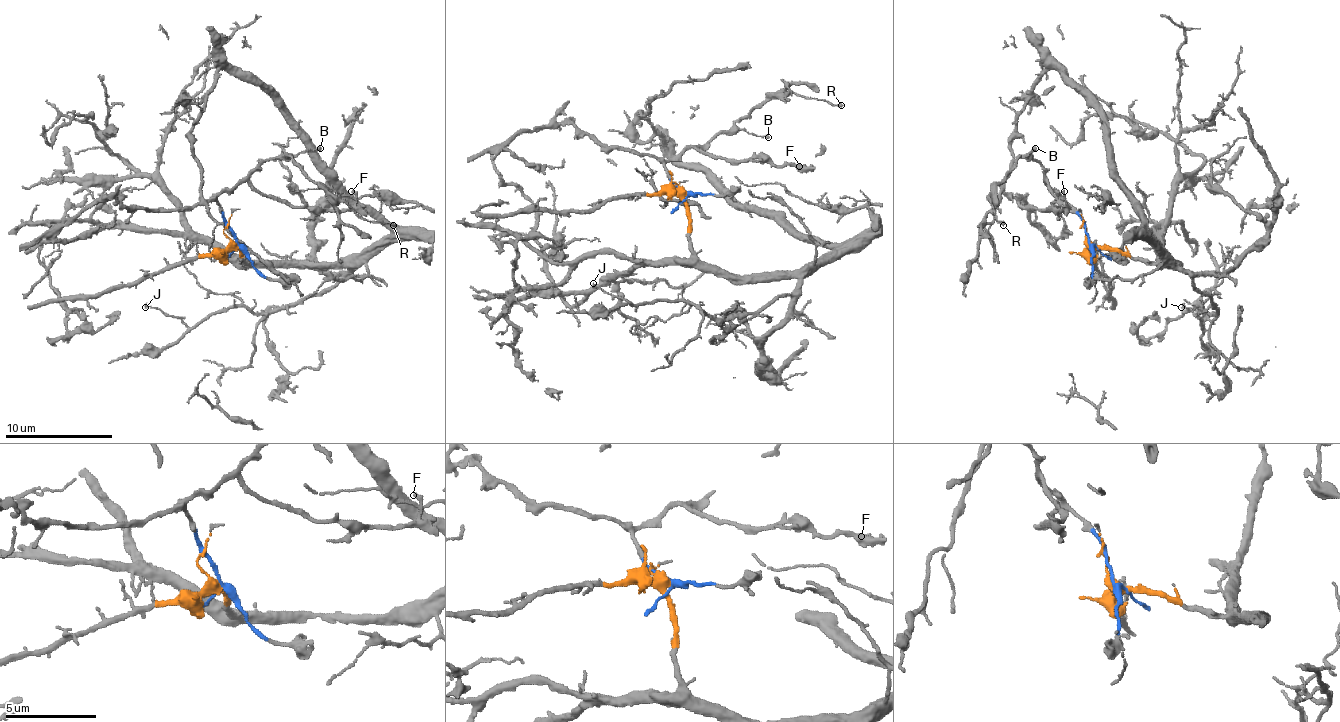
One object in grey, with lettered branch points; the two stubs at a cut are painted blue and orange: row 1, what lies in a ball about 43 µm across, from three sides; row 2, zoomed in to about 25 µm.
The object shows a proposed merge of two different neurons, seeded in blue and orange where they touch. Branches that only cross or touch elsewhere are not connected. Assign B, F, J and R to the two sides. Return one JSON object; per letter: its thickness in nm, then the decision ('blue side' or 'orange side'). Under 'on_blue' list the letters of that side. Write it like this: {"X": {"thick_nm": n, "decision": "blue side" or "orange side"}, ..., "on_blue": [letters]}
{"B": {"thick_nm": 150, "decision": "blue side"}, "F": {"thick_nm": 170, "decision": "blue side"}, "J": {"thick_nm": 140, "decision": "orange side"}, "R": {"thick_nm": 160, "decision": "blue side"}, "on_blue": ["B", "F", "R"]}

